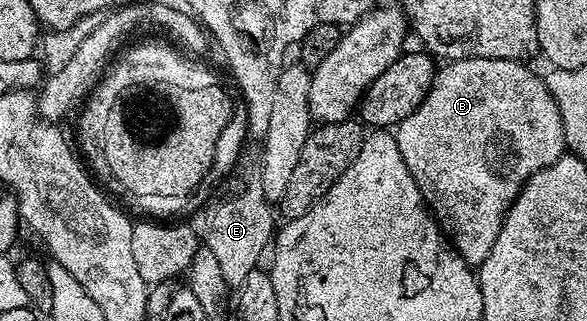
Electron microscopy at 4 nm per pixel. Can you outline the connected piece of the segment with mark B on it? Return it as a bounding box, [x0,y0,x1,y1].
[393,56,568,266]

